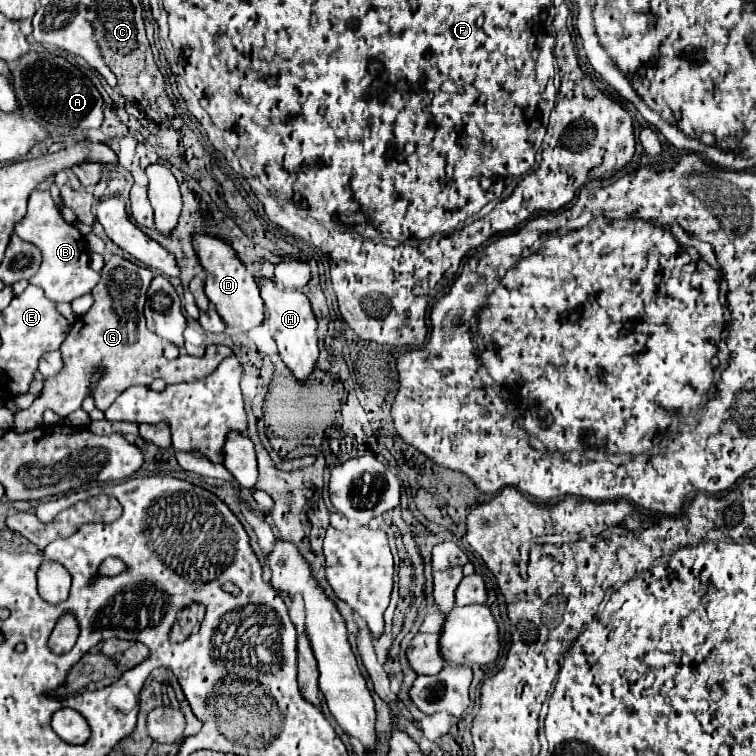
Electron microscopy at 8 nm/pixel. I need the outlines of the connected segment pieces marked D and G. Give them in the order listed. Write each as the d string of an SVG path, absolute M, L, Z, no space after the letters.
M206 232L192 234L192 246L196 250L196 256L202 268L206 270L206 280L204 280L206 296L214 304L216 312L222 316L226 326L248 332L256 328L258 324L262 324L264 322L264 302L260 298L260 288L256 286L254 276L246 270L238 254L232 250L232 246L226 244L226 240L214 234L206 234Z
M120 256L108 258L106 266L100 272L100 282L92 290L94 306L72 324L72 332L64 340L64 348L60 348L64 358L64 372L60 372L56 380L46 380L38 400L34 400L28 410L16 414L10 428L12 432L24 434L40 428L44 410L52 410L62 418L78 410L88 390L88 368L96 368L96 364L106 366L106 376L104 380L100 380L100 388L96 388L94 392L96 408L104 412L130 386L152 384L154 378L162 378L166 384L200 380L204 376L210 376L216 370L216 364L232 354L228 346L208 346L202 358L180 354L174 360L166 360L162 338L148 332L144 320L146 290L152 276L154 274L148 268L136 266Z

